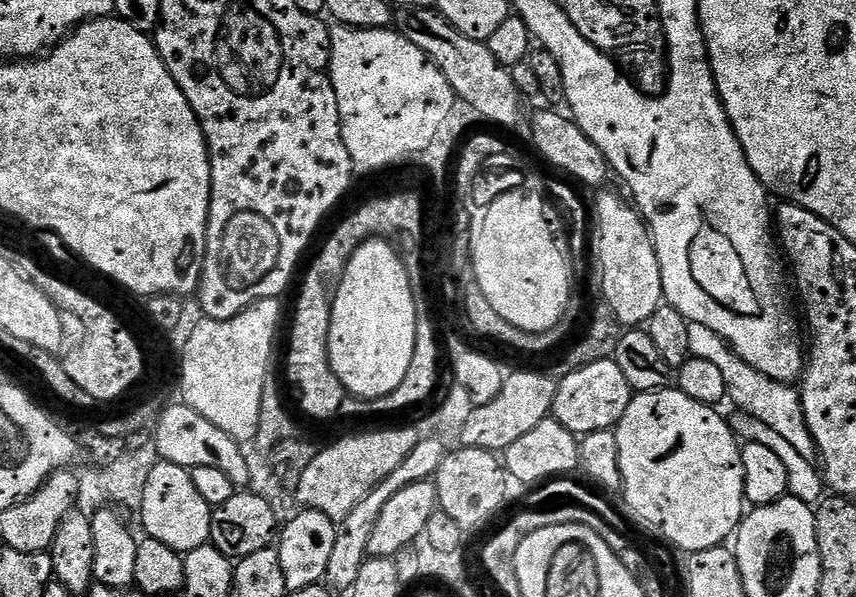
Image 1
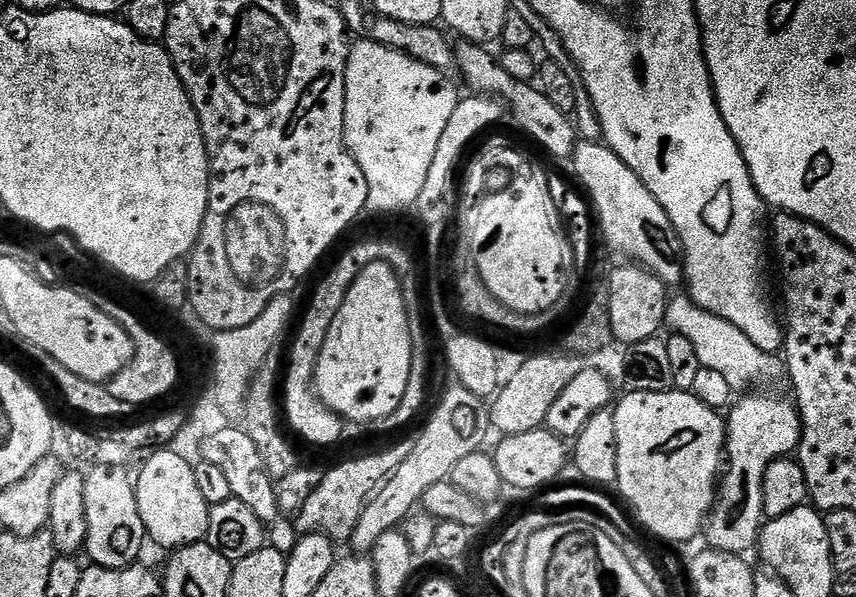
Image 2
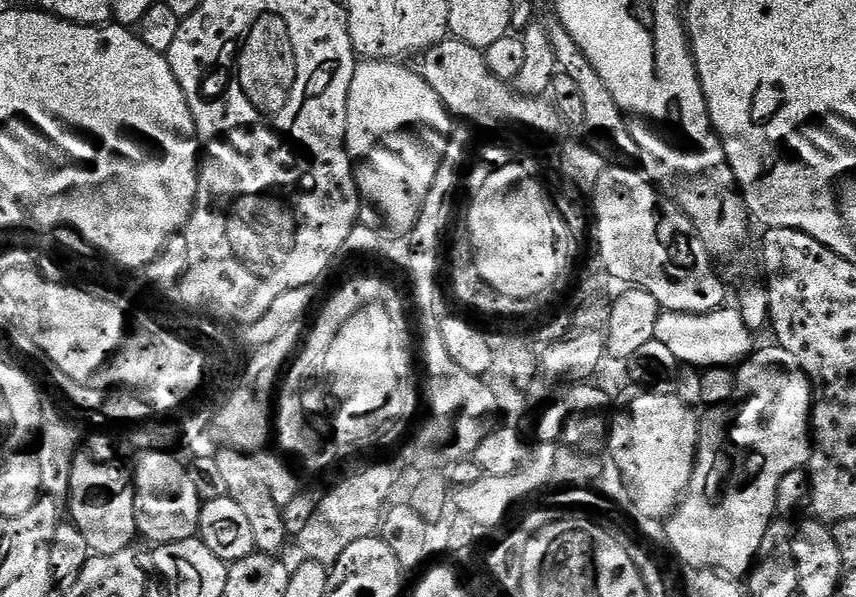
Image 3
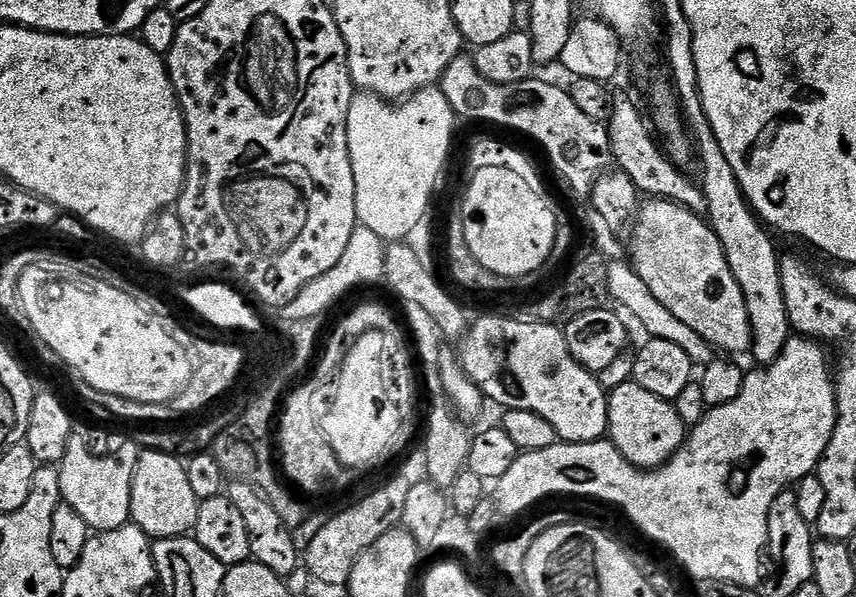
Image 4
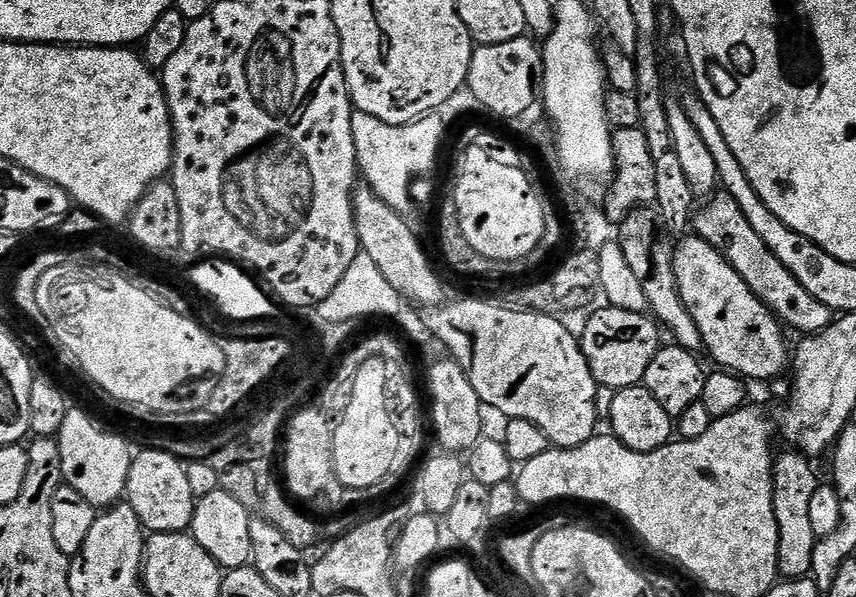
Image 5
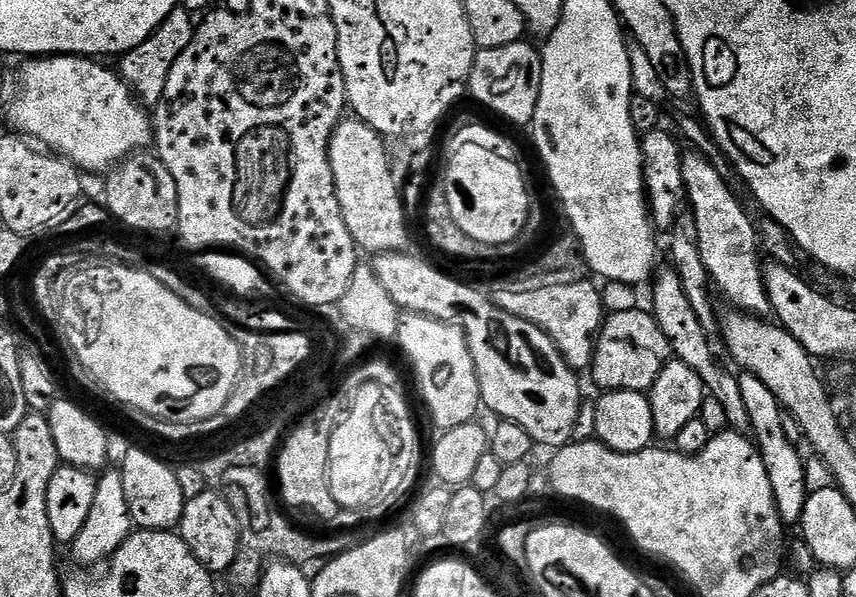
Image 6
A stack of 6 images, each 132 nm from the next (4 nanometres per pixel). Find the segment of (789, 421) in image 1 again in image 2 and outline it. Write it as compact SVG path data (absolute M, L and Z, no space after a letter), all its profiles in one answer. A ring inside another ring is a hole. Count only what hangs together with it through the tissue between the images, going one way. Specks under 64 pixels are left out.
M681 294L680 297L673 297L669 301L665 316L665 325L672 332L680 333L684 338L689 338L690 342L694 345L694 350L697 351L701 367L715 370L724 375L733 393L740 394L747 391L749 389L747 387L750 384L756 384L752 386L764 386L760 384L764 384L782 374L782 362L775 353L760 350L758 346L754 346L750 338L746 337L746 334L742 330L738 330L736 326L730 322L726 322L725 319L718 318L713 312L702 310L687 295Z

